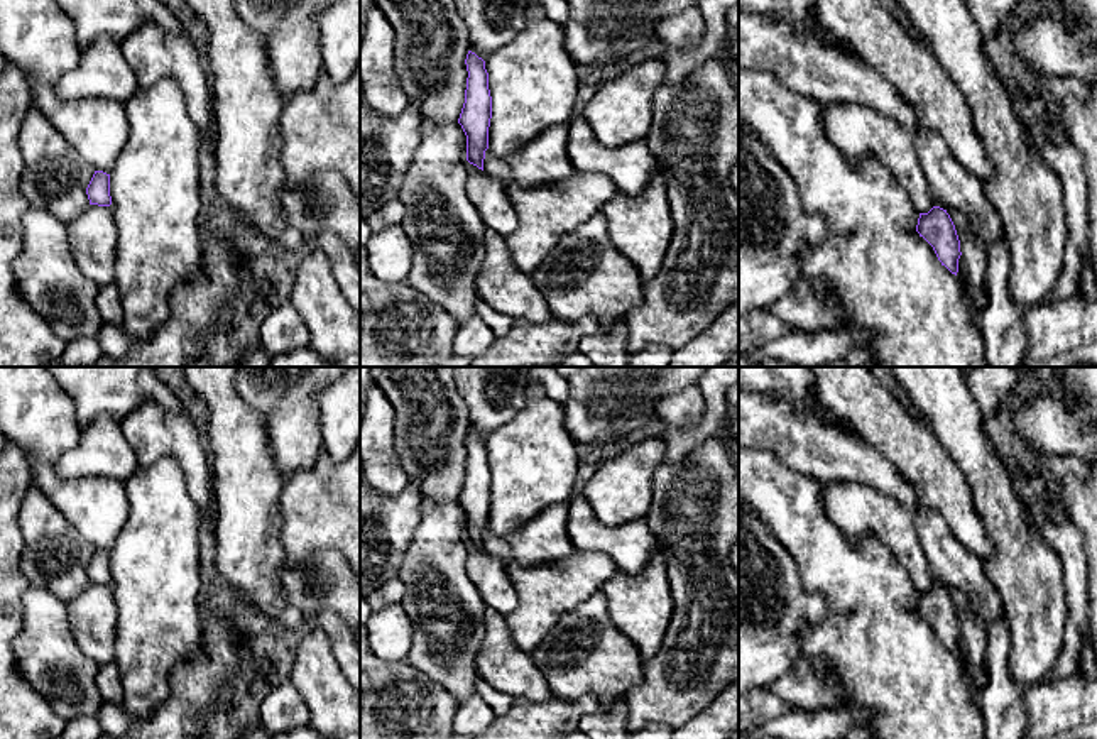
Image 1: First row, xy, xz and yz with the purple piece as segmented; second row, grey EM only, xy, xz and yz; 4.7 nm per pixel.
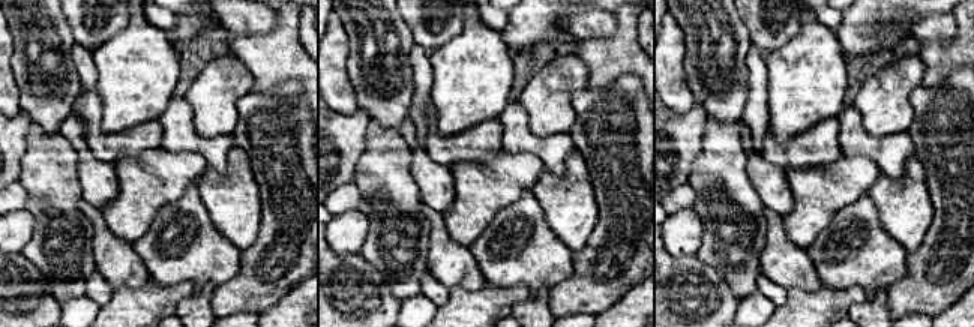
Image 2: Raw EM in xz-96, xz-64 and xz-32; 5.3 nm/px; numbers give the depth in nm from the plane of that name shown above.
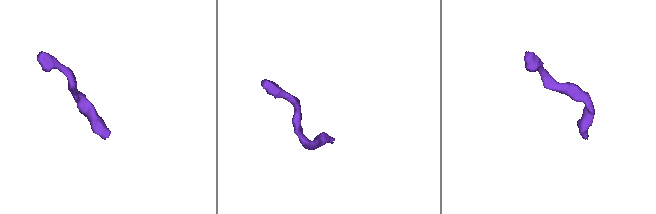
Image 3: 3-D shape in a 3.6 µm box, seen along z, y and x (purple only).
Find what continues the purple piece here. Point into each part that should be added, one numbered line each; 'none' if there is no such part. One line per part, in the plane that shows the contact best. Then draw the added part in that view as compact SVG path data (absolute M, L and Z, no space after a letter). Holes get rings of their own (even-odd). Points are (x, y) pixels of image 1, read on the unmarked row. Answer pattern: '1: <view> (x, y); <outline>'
1: xz (545, 538); M553 504L509 534L500 536L487 528L483 550L505 565L514 561L532 567L558 561L576 551L568 533L568 519L568 504Z

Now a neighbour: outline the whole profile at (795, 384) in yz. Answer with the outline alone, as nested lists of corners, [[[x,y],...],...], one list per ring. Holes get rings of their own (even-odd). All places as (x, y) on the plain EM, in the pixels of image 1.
[[[739,367],[739,391],[774,394],[796,406],[820,406],[813,384],[813,374],[806,367]]]

